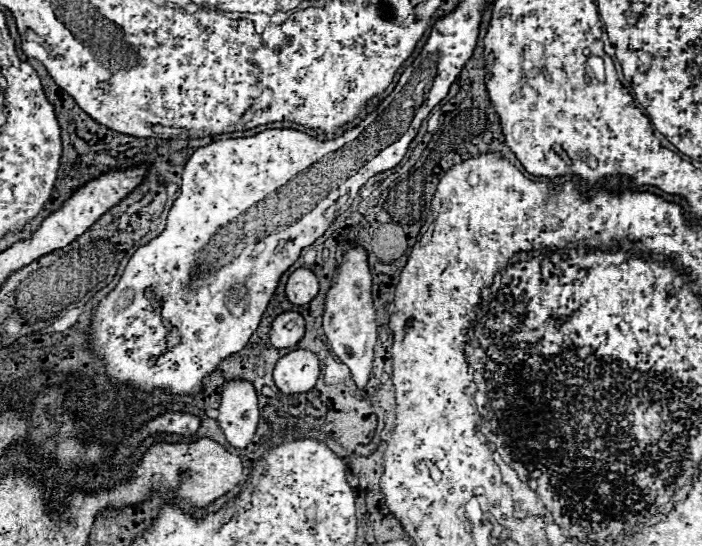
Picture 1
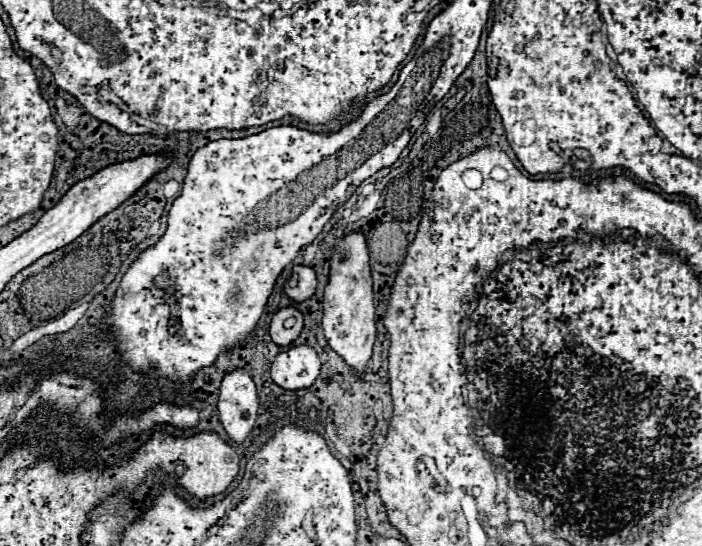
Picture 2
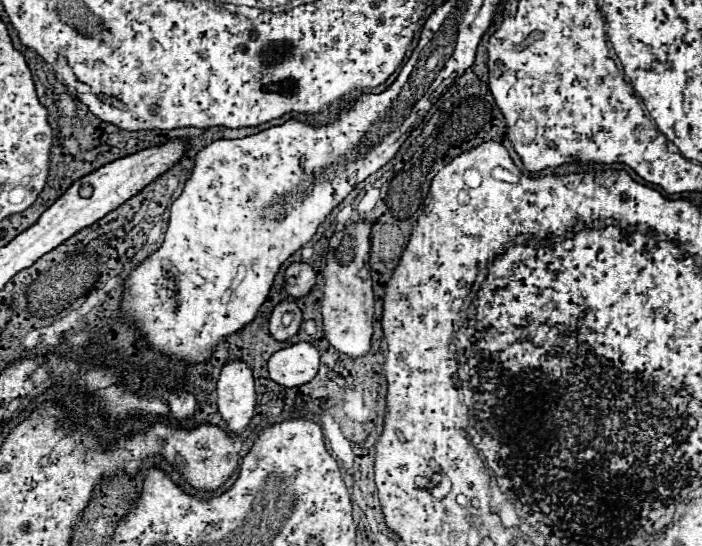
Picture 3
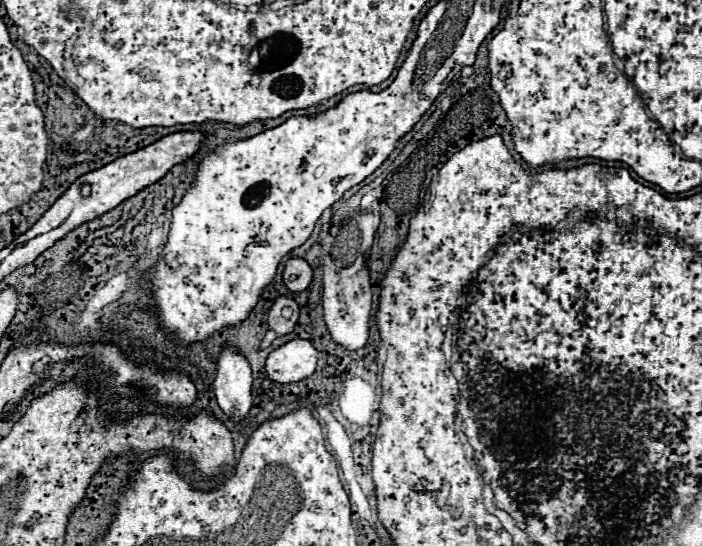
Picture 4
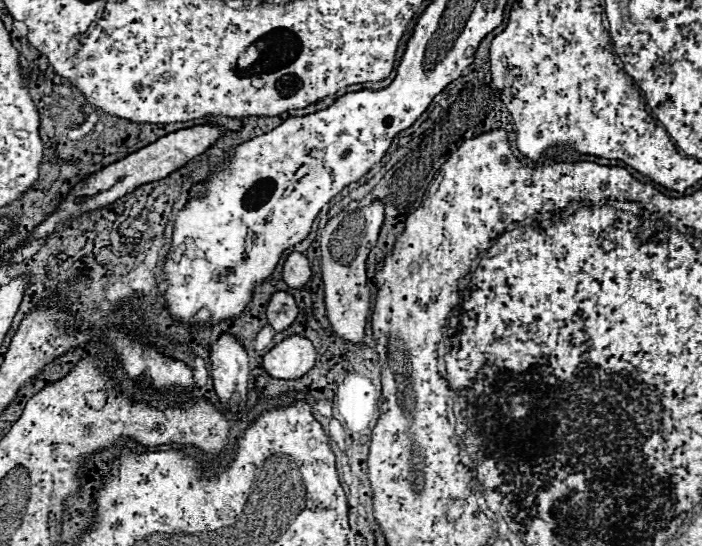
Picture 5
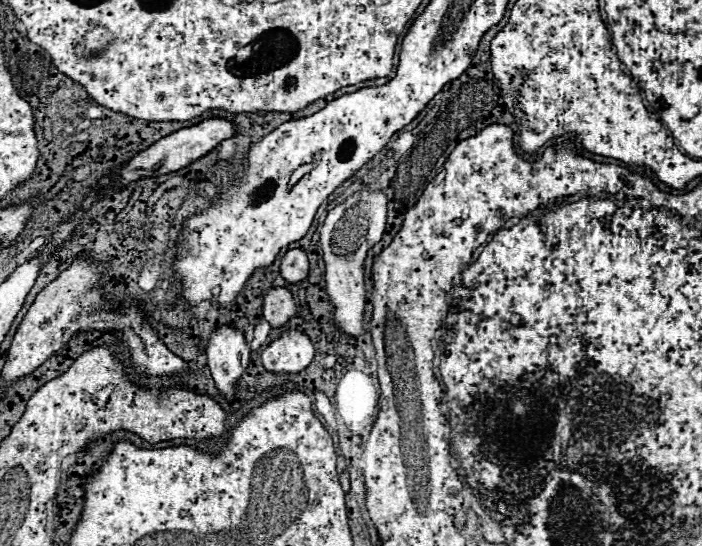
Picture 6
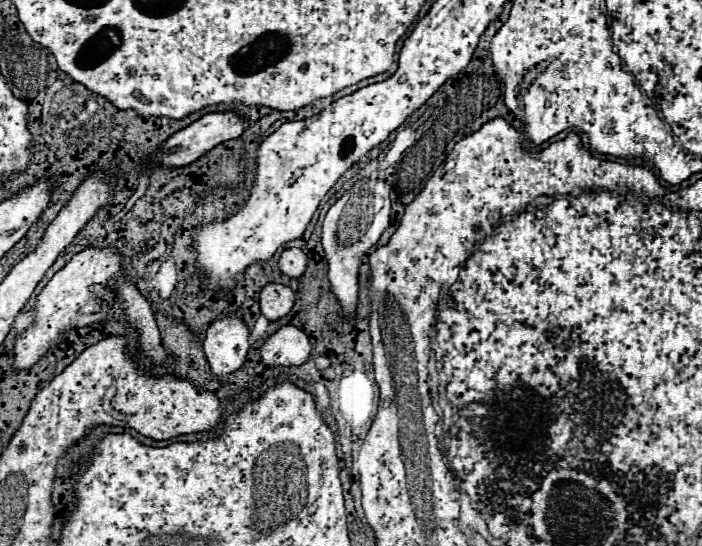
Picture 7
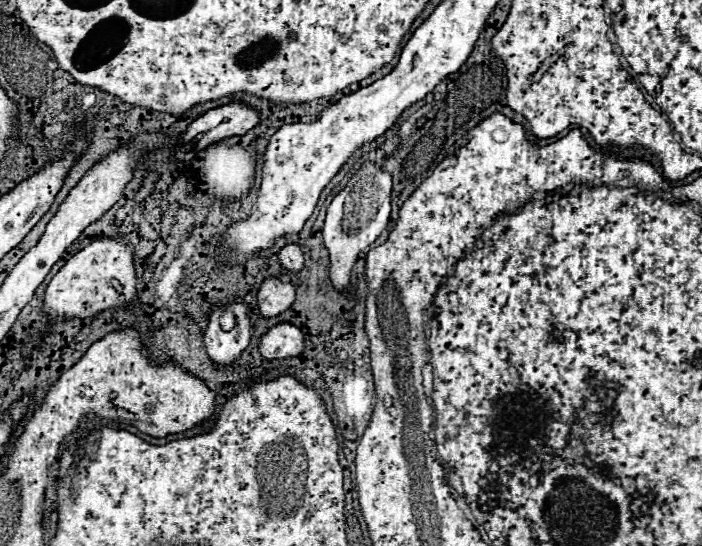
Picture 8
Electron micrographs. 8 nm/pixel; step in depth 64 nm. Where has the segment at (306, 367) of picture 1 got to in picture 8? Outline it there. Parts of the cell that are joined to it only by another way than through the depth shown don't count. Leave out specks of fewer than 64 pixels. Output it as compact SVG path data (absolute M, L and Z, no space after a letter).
M278 324L270 328L258 342L258 350L266 360L296 358L304 352L304 334L292 324Z

